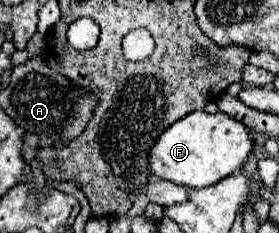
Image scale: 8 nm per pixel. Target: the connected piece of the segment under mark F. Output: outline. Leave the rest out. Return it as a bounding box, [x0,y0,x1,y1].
[150,110,250,190]

